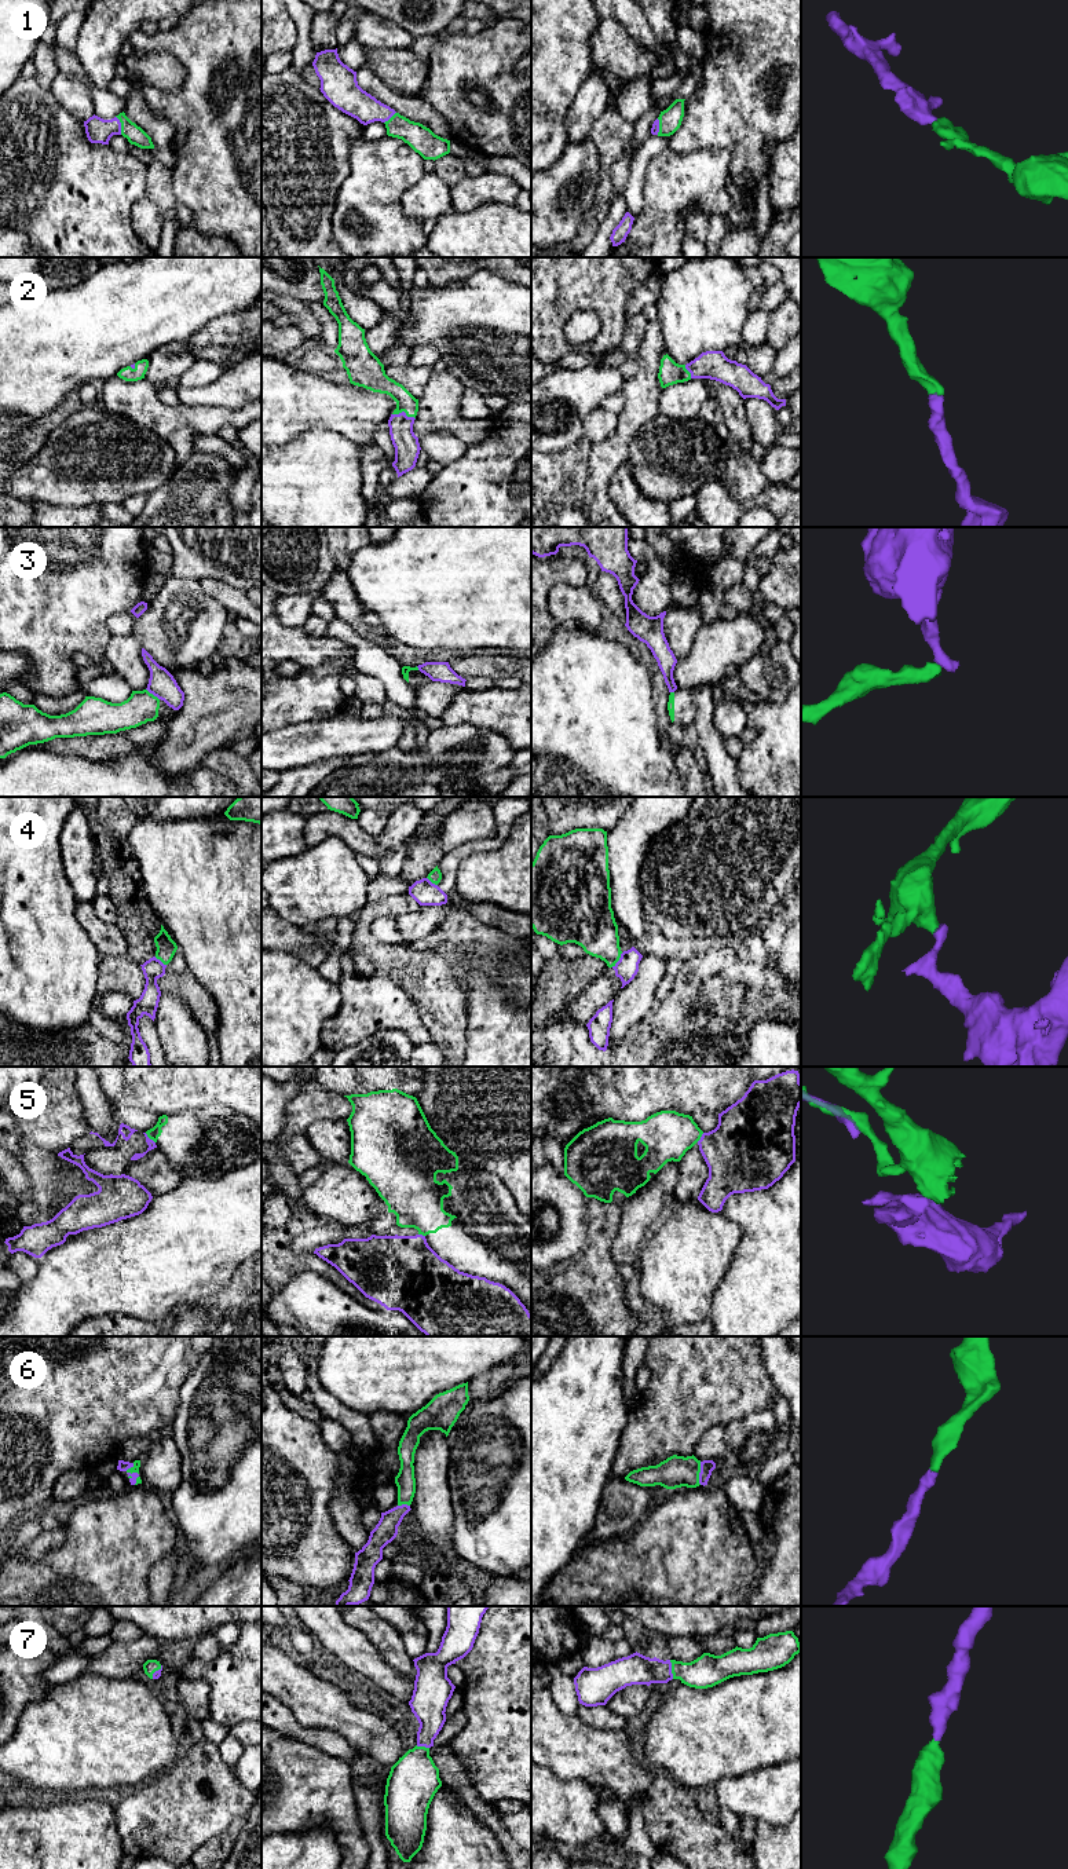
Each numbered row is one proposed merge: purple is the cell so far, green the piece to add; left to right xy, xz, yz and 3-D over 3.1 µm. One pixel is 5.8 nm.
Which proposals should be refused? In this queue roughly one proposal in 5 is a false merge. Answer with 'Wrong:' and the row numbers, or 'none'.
Wrong: 3, 4, 5

